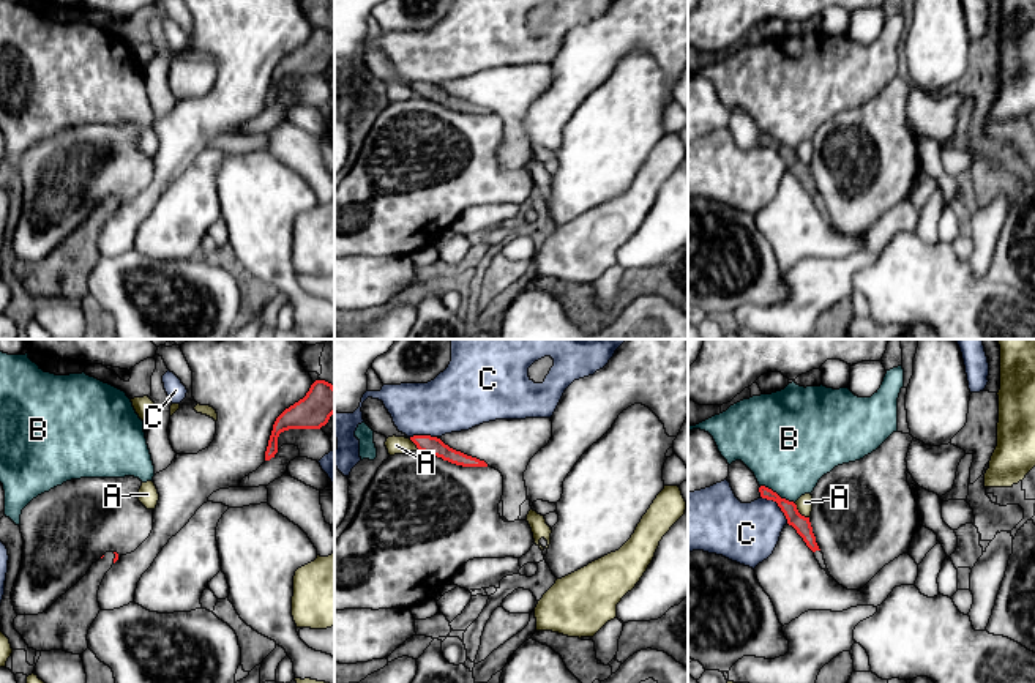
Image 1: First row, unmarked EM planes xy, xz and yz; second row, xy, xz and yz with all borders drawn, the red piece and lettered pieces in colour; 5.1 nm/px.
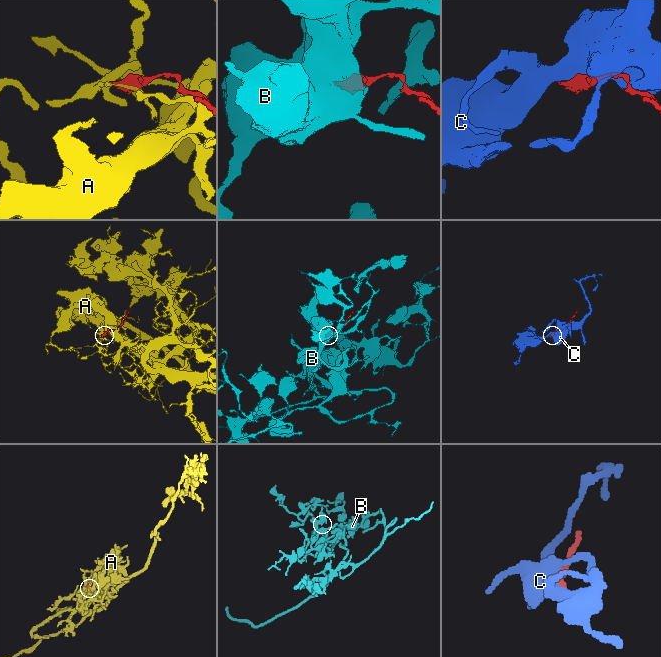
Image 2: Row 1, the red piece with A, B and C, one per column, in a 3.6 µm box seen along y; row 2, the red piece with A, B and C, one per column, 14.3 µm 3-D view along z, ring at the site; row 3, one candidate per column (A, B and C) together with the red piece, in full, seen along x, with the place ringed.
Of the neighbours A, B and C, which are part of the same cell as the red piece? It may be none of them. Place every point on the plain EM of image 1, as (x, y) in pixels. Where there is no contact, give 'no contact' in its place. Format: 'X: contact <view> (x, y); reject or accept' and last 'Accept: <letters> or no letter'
A: contact yz (799, 160); reject
B: contact yz (777, 141); reject
C: contact yz (778, 152); reject
Accept: no letter

